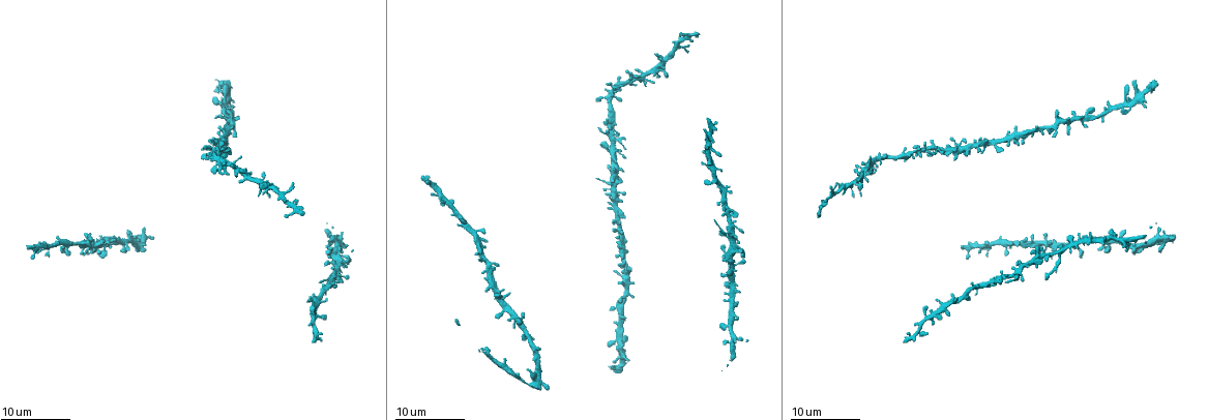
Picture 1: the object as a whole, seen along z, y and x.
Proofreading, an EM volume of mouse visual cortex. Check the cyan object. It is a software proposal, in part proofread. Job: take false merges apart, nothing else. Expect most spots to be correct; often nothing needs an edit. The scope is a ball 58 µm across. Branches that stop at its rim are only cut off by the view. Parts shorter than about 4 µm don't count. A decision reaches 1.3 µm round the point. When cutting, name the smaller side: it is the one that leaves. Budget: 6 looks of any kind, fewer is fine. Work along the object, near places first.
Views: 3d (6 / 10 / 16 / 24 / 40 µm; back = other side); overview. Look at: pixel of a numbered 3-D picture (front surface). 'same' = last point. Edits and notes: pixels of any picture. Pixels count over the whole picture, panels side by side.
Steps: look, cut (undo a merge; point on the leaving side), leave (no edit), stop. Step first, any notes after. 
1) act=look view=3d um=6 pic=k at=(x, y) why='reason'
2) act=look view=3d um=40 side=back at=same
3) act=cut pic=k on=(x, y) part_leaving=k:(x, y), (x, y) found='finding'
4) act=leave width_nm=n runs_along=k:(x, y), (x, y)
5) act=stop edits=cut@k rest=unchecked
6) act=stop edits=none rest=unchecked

act=look view=3d um=24 pic=1 at=(526, 330) why='four arms meet'

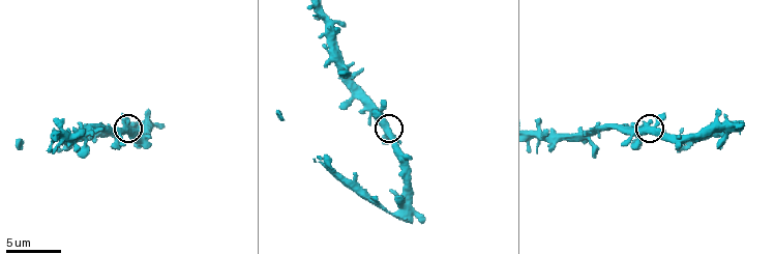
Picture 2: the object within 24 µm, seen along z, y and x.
act=look view=3d um=10 pic=2 at=(127, 133) why='zoom in'

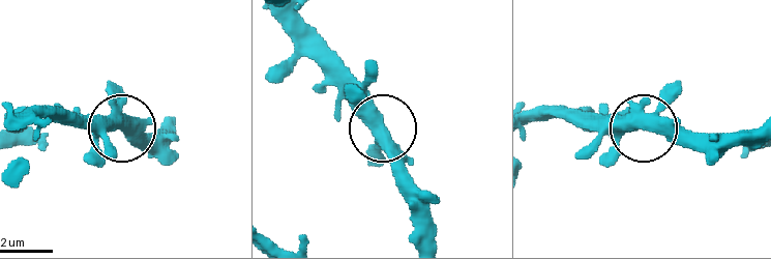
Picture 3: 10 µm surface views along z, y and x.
act=look view=3d um=6 pic=3 at=(641, 127)

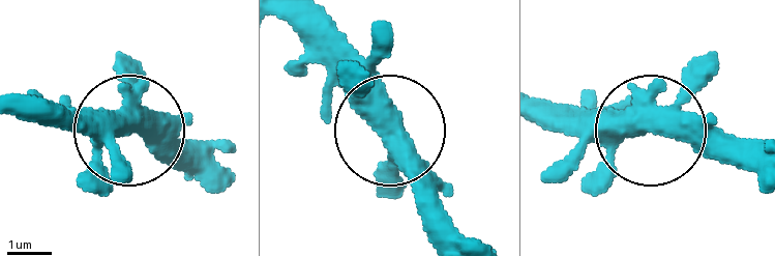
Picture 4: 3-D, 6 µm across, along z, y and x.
act=leave arms=4 found='all the same neuron'

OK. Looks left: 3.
act=look view=3d um=16 pic=1 at=(1066, 125)

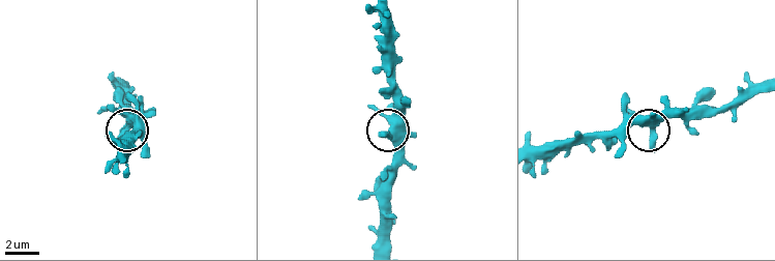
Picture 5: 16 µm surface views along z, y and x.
act=look view=3d um=10 pic=5 at=(654, 129) why='zoom in'

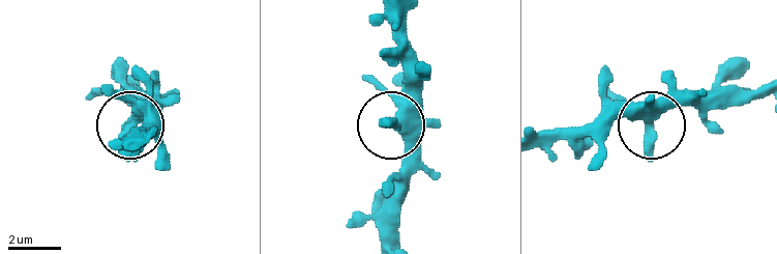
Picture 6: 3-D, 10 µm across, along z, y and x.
act=leave found='continuous, no second neuron'

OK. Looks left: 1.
act=stop edits=none rest=unchecked

